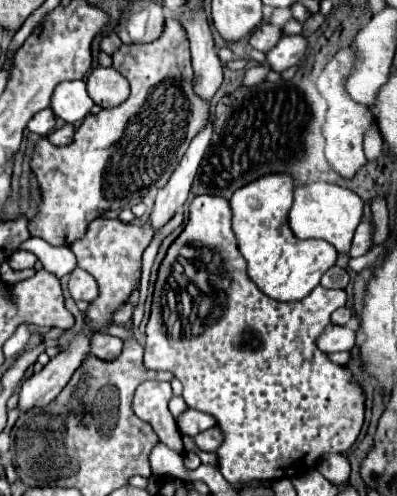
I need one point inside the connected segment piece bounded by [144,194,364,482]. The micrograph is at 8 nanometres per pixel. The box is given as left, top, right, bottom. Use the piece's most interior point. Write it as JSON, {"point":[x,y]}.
{"point":[249,360]}

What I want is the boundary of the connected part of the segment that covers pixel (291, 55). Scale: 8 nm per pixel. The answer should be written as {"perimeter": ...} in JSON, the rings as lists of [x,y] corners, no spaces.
{"perimeter":[[[282,36],[278,44],[266,54],[266,62],[276,72],[284,72],[298,64],[306,54],[306,38],[302,36]]]}

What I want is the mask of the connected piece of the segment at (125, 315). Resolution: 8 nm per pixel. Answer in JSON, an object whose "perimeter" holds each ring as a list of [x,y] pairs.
{"perimeter":[[[126,302],[126,304],[122,304],[122,308],[116,310],[114,322],[120,326],[126,326],[130,320],[132,320],[132,306],[130,306],[130,302]]]}

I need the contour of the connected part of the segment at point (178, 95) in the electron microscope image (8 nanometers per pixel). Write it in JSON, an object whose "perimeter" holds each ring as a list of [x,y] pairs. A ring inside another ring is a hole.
{"perimeter":[[[166,18],[164,32],[158,40],[150,44],[122,44],[112,54],[112,58],[114,68],[132,86],[130,98],[116,108],[100,110],[98,114],[88,114],[80,128],[74,132],[74,140],[68,146],[54,146],[48,142],[48,138],[40,138],[34,142],[34,156],[30,166],[38,178],[42,202],[38,204],[38,214],[29,221],[28,228],[31,236],[42,238],[52,246],[70,246],[74,240],[84,236],[88,224],[94,218],[102,216],[108,210],[118,210],[140,202],[150,186],[162,188],[168,182],[176,164],[180,164],[184,152],[188,150],[188,144],[192,142],[192,136],[196,136],[196,132],[200,132],[200,128],[204,128],[208,120],[210,104],[206,100],[200,100],[192,88],[188,38],[182,24],[176,18]],[[116,142],[122,142],[122,154],[116,154],[116,146],[110,146]]]}

